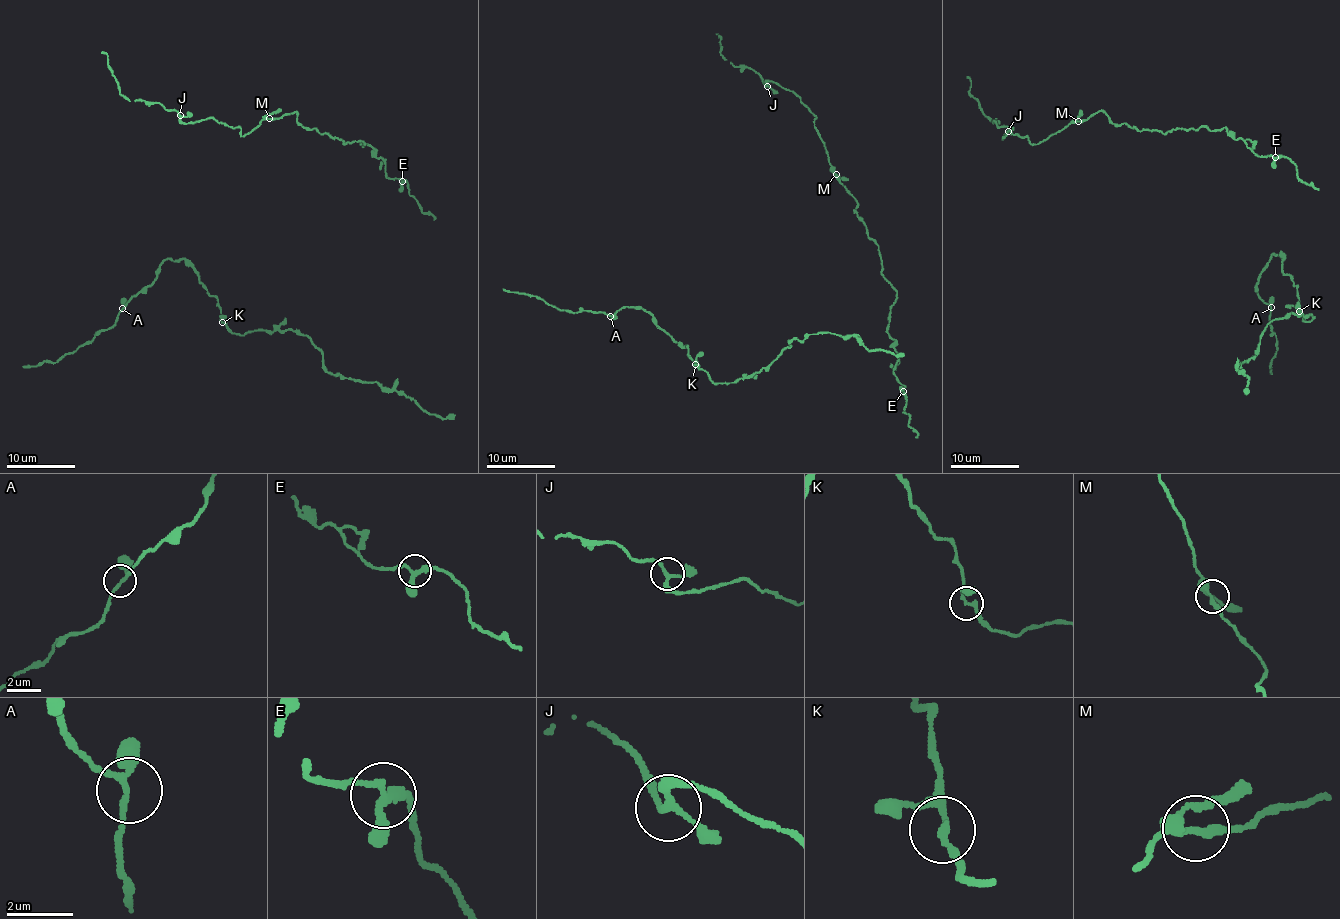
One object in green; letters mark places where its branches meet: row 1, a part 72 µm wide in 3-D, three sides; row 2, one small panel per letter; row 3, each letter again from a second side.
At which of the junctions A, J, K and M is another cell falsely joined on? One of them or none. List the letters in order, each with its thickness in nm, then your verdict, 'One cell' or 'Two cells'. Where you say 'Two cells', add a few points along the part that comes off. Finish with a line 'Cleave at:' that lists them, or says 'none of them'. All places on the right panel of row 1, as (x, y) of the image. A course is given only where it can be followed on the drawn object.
A: Thickness 160 nm. One cell
J: Thickness 190 nm. One cell
K: Thickness 170 nm. One cell
M: Thickness 240 nm. One cell
Cleave at: none of them

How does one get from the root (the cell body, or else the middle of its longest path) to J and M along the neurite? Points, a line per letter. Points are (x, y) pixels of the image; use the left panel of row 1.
J: (399, 191), (368, 145), (306, 129), (296, 113), (241, 136), (180, 115)
M: (399, 191), (401, 179), (385, 176), (385, 161), (364, 142), (345, 143), (306, 129), (295, 112), (269, 118)

